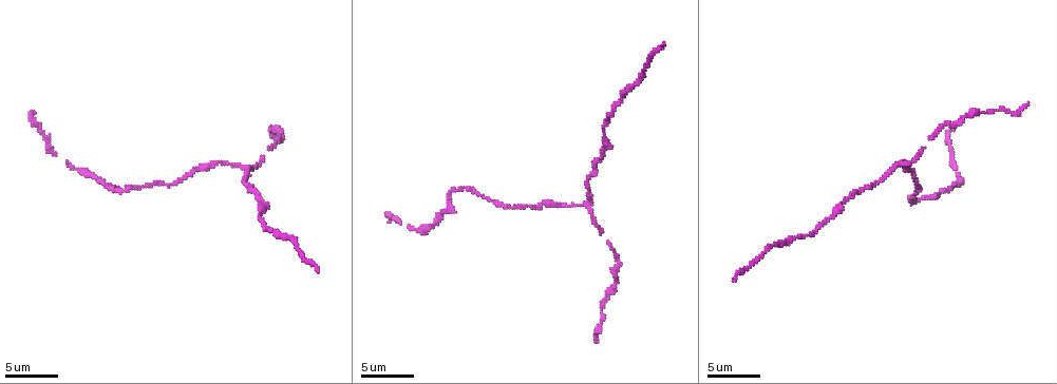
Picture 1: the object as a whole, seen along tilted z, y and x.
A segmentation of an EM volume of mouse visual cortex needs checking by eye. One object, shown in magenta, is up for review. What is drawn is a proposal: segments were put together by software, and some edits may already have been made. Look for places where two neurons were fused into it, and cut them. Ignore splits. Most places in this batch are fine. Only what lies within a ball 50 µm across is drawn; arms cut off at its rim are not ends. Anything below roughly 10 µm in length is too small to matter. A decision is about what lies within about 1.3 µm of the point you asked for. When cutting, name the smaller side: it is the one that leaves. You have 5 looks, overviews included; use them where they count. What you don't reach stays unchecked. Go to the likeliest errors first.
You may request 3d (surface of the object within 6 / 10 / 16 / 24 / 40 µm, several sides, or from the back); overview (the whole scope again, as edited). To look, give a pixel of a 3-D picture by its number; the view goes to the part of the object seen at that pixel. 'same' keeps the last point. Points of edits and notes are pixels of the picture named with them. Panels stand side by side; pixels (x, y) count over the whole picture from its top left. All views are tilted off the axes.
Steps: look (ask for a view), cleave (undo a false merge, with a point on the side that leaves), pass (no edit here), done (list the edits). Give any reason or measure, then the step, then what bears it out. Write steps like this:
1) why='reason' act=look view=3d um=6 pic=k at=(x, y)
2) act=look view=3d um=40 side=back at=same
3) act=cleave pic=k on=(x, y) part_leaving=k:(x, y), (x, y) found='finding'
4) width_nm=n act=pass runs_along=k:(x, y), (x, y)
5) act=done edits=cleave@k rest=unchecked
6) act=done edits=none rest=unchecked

why='three arms meet' act=look view=3d um=16 pic=1 at=(587, 207)

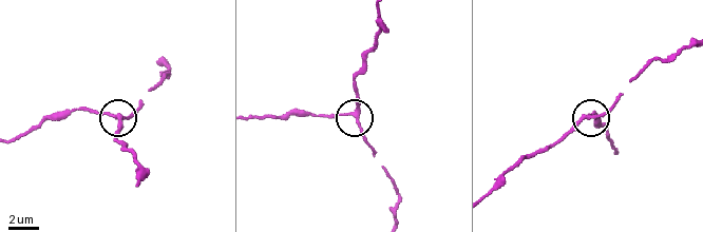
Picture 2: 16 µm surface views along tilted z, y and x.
act=look view=3d um=16 side=back pic=2 at=(118, 115)

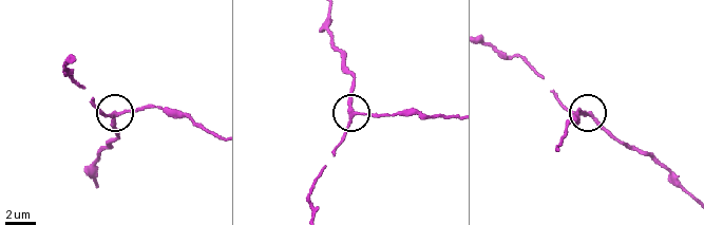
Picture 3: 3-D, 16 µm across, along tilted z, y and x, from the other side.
side_arm_um=17 act=pass runs_along=3:(165, 113), (150, 106), (106, 114), (96, 110) found='continuous, no second neuron'

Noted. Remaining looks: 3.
why='calibre changes' act=look view=3d um=16 pic=1 at=(261, 212)

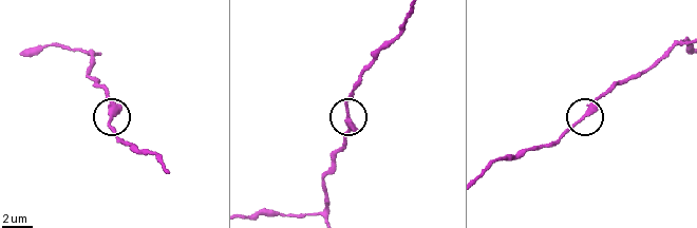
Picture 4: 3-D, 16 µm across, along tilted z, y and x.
act=pass found='one neuron here'

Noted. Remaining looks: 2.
act=look view=3d um=10 pic=1 at=(449, 206)

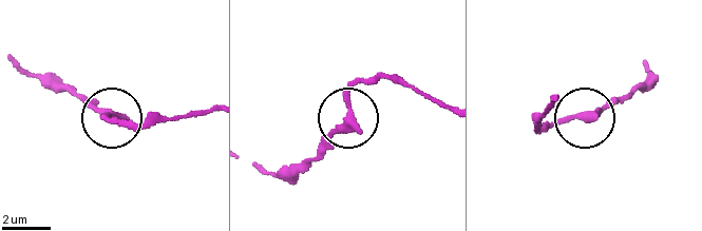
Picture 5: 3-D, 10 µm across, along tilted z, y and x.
act=pass runs_along=5:(558, 100), (537, 129), (588, 118), (629, 96) found='one neuron here'

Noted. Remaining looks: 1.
act=done edits=none rest=unchecked

